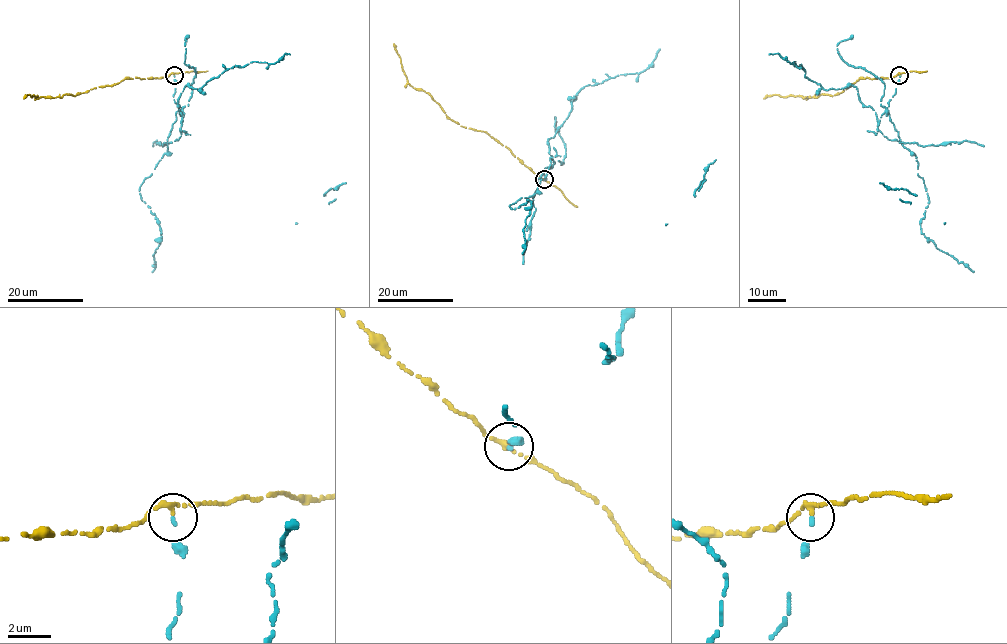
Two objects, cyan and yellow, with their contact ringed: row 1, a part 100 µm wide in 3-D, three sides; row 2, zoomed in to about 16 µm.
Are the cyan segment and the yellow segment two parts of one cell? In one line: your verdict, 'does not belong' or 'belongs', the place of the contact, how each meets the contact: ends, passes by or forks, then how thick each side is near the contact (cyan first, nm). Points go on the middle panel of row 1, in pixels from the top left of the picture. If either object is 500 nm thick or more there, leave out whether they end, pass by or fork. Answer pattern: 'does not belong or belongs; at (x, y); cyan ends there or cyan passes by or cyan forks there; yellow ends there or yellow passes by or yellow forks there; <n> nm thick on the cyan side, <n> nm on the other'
does not belong; at (544, 179); cyan ends there; yellow passes by; 160 nm thick on the cyan side, 240 nm on the other

